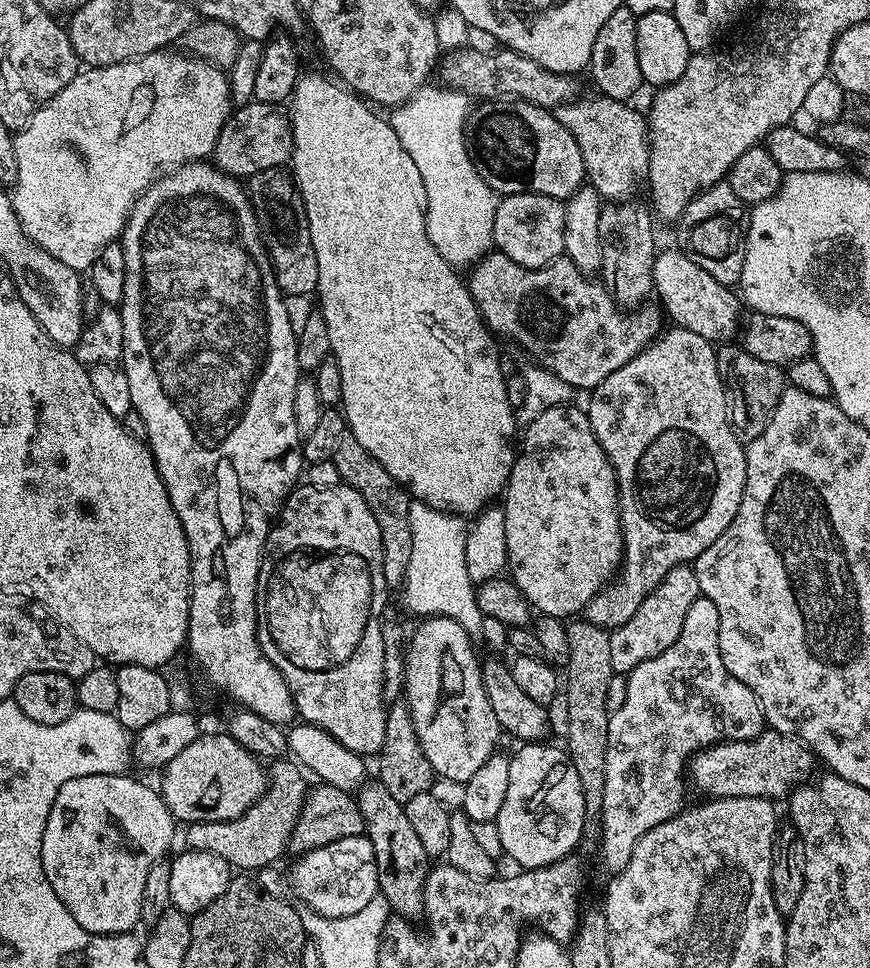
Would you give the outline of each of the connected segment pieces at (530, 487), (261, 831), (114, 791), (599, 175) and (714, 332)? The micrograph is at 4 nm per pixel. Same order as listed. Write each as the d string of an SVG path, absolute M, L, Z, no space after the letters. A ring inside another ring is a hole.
M571 403L555 405L552 409L543 411L538 418L526 425L523 429L524 449L522 447L519 449L516 461L512 463L508 487L502 493L506 550L508 551L507 571L510 573L512 583L518 586L518 590L522 590L522 594L528 599L533 609L545 617L568 618L573 614L583 613L590 598L594 598L594 594L598 594L601 588L615 577L624 559L624 532L620 528L620 493L616 482L616 472L606 458L598 438L592 432L587 411L583 407L574 407Z
M291 759L280 760L270 768L268 786L258 802L246 810L244 816L226 822L210 822L209 824L193 824L187 829L189 849L198 852L218 854L218 858L226 858L233 869L252 868L259 870L277 863L276 859L290 848L292 831L300 817L304 805L306 787L301 765Z
M90 774L86 778L70 778L66 786L58 790L58 798L54 798L54 806L50 806L50 818L46 818L46 830L42 834L42 870L62 906L82 926L82 930L92 932L95 936L117 936L120 932L132 932L135 924L141 923L140 911L142 910L142 890L146 887L146 876L150 874L150 866L161 863L168 852L168 847L172 844L172 839L176 836L178 821L172 817L166 802L160 797L159 791L148 784L143 784L140 780L135 780L129 774Z
M593 94L583 100L577 98L569 104L555 109L554 115L570 134L574 134L574 142L578 142L578 150L582 150L582 162L586 173L587 183L596 193L608 202L624 202L640 188L640 183L645 183L648 175L648 121L645 113L635 112L631 103L615 100L609 96Z
M661 251L657 255L652 267L652 286L655 295L660 295L659 303L667 319L669 316L675 327L694 330L694 334L702 334L702 338L713 342L727 341L735 337L732 336L735 332L737 335L742 324L741 297L729 285L718 282L718 278L706 274L702 266L690 262L690 258L686 258L684 252Z

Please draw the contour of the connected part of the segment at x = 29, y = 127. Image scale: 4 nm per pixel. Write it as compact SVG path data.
M180 50L151 52L138 57L137 60L127 60L101 68L88 66L77 71L76 77L66 86L62 86L62 90L58 90L58 94L54 94L52 101L43 104L24 123L24 127L12 137L14 162L18 164L18 174L16 183L11 185L10 195L18 222L29 240L33 244L37 244L43 252L49 252L55 260L66 262L66 266L70 266L76 272L83 273L85 270L91 269L93 262L100 256L100 251L107 244L121 239L124 226L128 223L128 216L132 213L132 205L139 196L144 195L145 188L149 188L161 173L182 164L203 161L215 153L218 134L222 134L222 126L234 111L228 77L229 73L225 69L215 68L210 62L199 60L197 56L187 55Z

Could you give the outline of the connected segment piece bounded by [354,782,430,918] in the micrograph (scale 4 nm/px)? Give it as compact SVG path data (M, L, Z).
M365 782L360 785L354 799L364 819L364 832L374 846L374 858L378 866L379 895L386 898L389 909L397 917L412 918L415 912L417 915L421 911L424 902L424 883L430 871L430 858L426 854L426 849L422 847L422 841L418 839L418 834L414 834L414 829L410 827L410 818L406 818L404 805L398 803L394 798L390 798L390 790L386 790L384 784Z

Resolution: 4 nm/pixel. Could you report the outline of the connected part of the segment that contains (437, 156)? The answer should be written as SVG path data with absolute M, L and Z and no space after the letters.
M424 85L406 103L391 109L390 123L406 154L414 158L418 174L422 174L428 203L424 221L434 250L448 264L471 266L493 247L498 196L478 174L466 139L471 99L462 90L438 86Z

